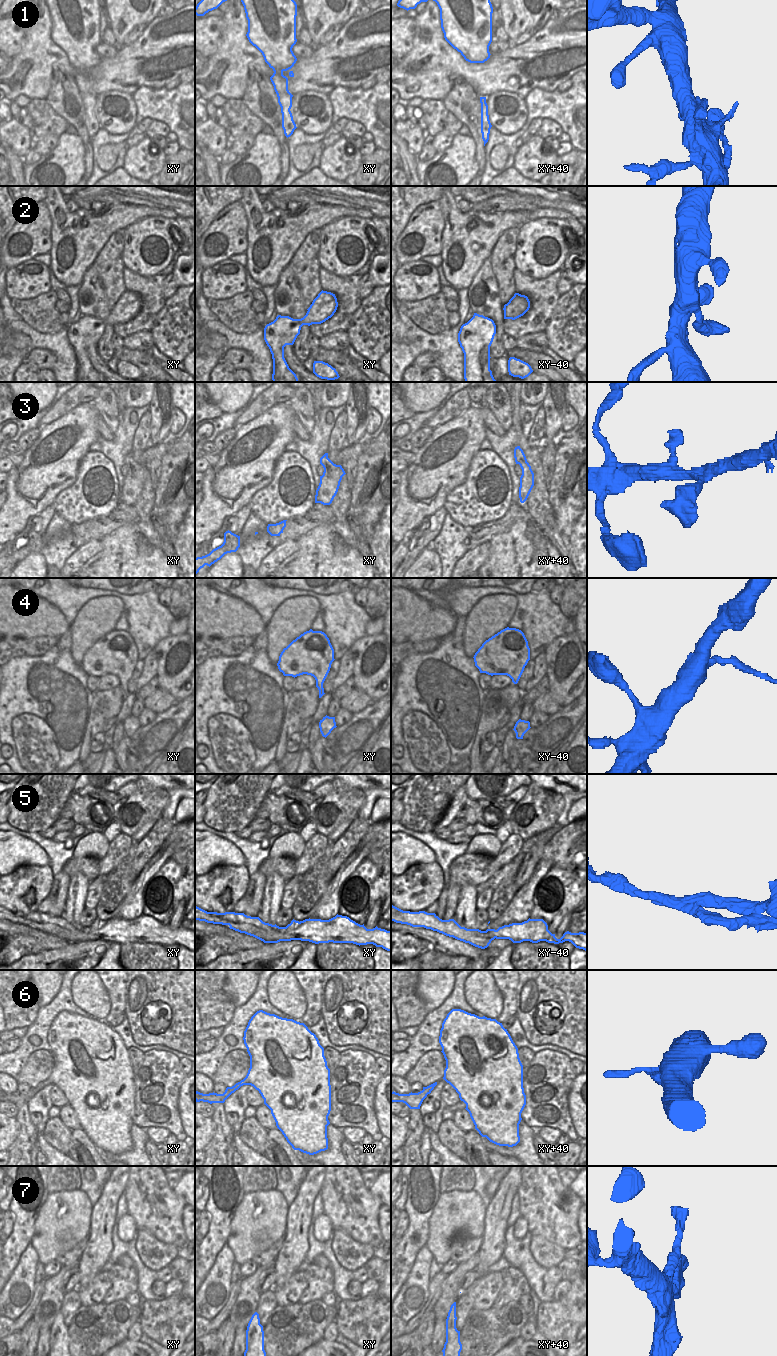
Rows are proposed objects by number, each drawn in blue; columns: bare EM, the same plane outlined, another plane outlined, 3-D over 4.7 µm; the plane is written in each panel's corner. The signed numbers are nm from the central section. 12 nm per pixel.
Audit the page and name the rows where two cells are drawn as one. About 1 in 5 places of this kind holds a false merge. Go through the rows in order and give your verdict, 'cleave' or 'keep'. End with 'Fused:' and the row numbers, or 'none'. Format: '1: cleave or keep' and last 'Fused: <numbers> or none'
1: keep
2: keep
3: keep
4: cleave
5: cleave
6: keep
7: keep
Fused: 4, 5

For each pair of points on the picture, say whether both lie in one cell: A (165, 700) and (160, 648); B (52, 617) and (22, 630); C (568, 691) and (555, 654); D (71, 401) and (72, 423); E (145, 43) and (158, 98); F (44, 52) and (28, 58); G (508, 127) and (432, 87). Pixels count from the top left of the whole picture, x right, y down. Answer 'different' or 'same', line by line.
A: different
B: same
C: same
D: different
E: different
F: same
G: different

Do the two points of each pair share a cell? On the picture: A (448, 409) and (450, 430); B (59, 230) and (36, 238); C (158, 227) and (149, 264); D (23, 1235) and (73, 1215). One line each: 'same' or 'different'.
A: different
B: different
C: same
D: different

